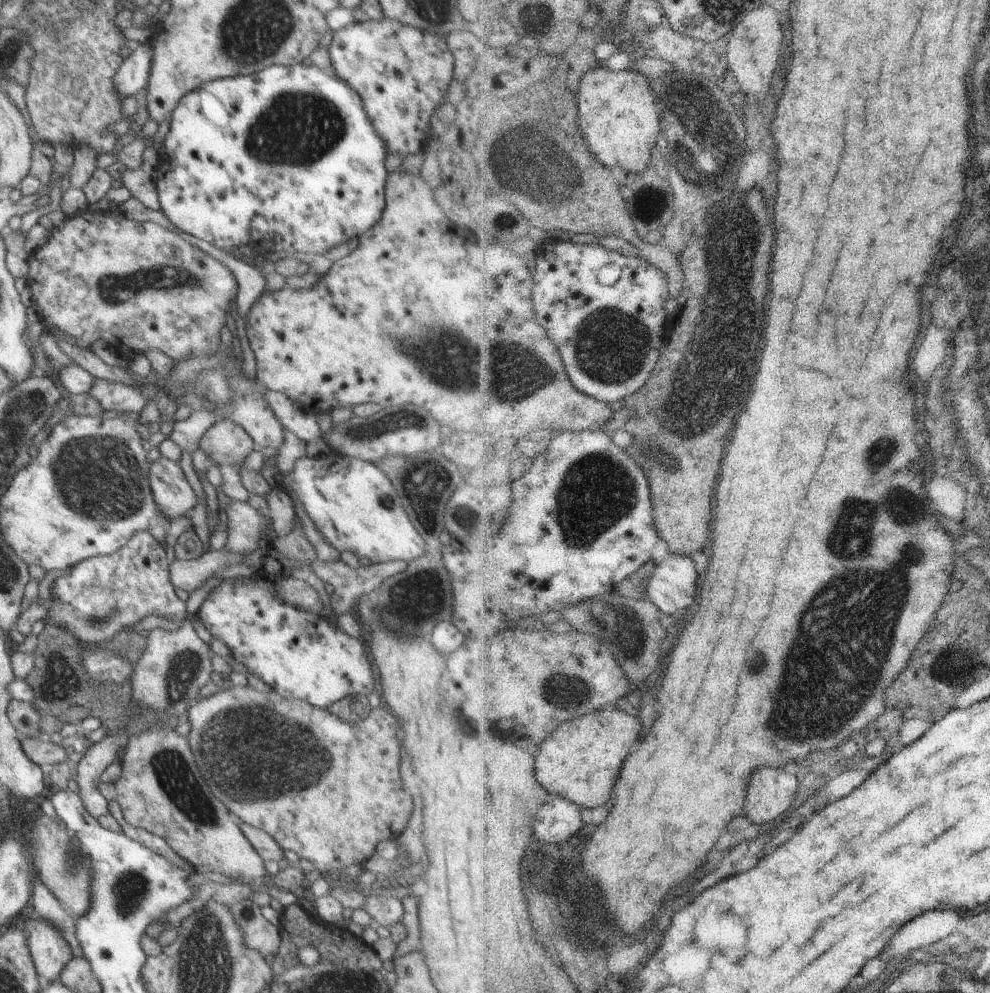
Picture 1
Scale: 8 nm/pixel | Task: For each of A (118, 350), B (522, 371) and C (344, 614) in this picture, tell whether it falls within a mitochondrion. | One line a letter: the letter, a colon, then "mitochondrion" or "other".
A: other
B: mitochondrion
C: other

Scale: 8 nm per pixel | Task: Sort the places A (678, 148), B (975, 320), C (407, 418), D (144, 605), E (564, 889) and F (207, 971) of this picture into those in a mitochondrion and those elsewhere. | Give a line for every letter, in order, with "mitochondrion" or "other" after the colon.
A: other
B: other
C: mitochondrion
D: other
E: mitochondrion
F: mitochondrion

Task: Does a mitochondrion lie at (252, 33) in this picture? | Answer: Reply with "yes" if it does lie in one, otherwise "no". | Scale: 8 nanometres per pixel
yes

